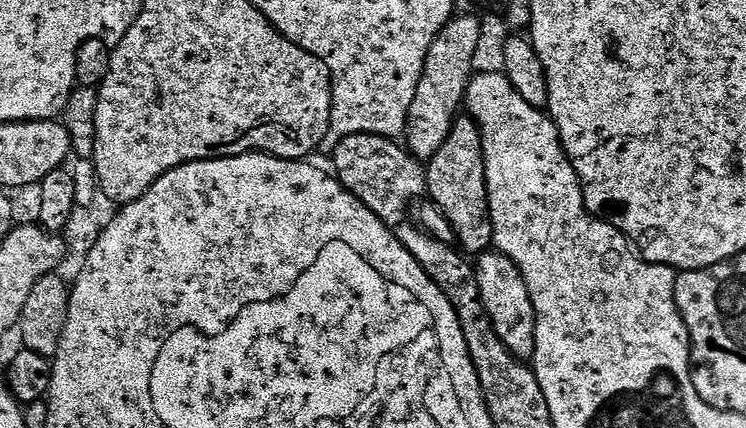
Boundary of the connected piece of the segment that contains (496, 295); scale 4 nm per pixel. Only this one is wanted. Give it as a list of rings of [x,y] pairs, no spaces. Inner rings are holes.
[[[490,250],[482,254],[476,262],[480,301],[486,310],[496,333],[502,342],[515,356],[530,358],[534,354],[536,341],[536,315],[530,302],[530,294],[526,290],[526,282],[518,270],[518,266],[509,256]]]

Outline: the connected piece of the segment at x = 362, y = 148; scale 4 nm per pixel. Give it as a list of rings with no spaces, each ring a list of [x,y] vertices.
[[[358,134],[344,138],[340,141],[330,161],[334,164],[333,173],[340,184],[352,196],[358,198],[360,202],[373,214],[375,214],[384,224],[391,228],[397,227],[394,221],[394,214],[397,211],[407,213],[409,204],[416,196],[424,196],[426,189],[426,174],[423,163],[413,157],[411,153],[395,139],[380,137],[378,135]]]

